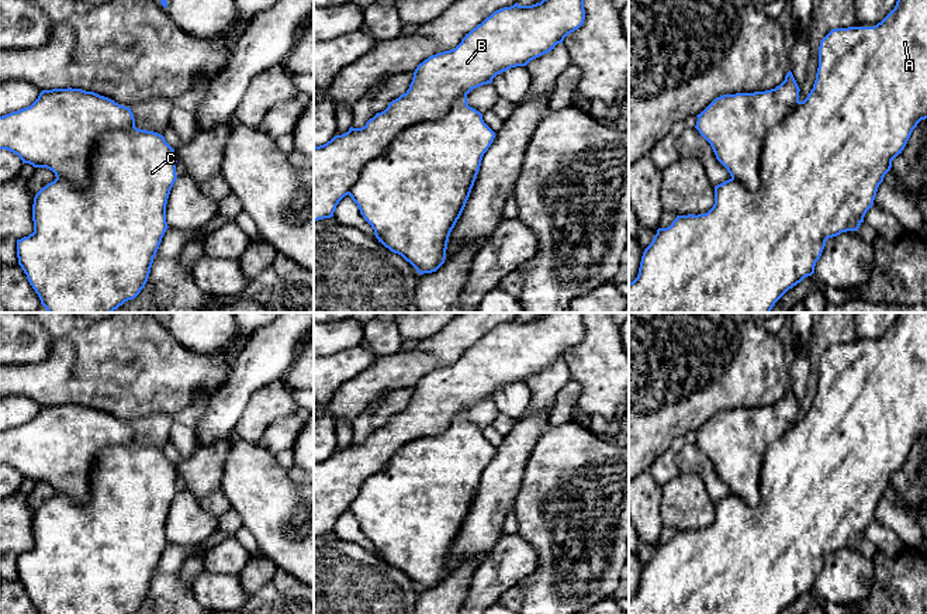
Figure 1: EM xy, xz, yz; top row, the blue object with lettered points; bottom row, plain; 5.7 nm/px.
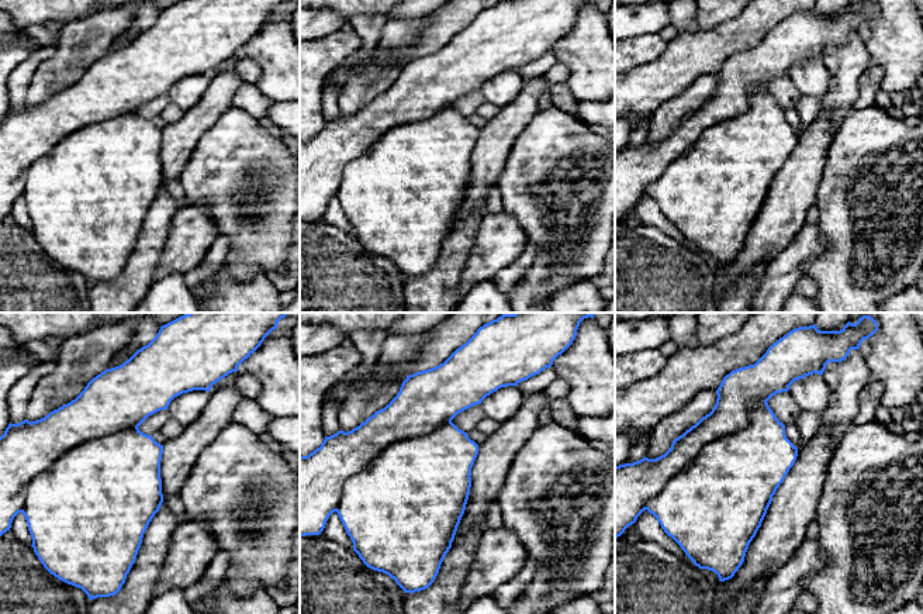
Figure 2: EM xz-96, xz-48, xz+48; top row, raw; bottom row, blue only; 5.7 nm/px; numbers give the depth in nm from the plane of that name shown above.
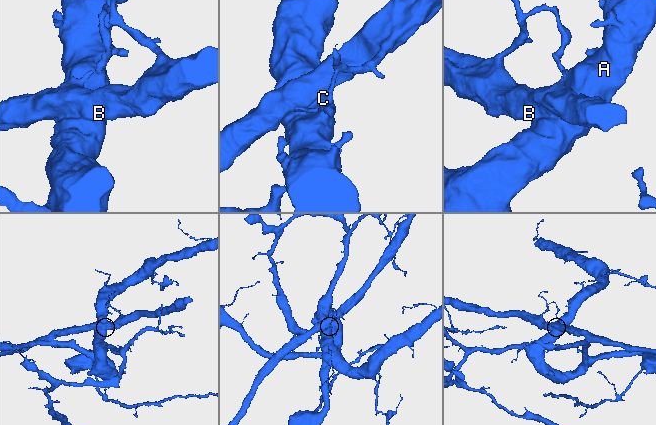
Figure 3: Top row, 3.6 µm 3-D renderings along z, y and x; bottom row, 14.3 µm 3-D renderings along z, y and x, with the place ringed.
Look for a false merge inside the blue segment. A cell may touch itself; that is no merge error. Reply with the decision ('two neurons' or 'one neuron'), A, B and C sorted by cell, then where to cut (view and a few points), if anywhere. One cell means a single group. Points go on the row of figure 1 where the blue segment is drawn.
two neurons | A C / B | xz (466, 96), (443, 116), (408, 126), (362, 168), (348, 193)

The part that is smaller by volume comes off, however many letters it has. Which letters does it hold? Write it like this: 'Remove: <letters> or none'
Remove: B

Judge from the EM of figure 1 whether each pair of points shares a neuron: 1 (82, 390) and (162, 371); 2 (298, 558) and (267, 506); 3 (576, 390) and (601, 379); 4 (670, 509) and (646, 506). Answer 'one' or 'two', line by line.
1: one
2: one
3: two
4: two

